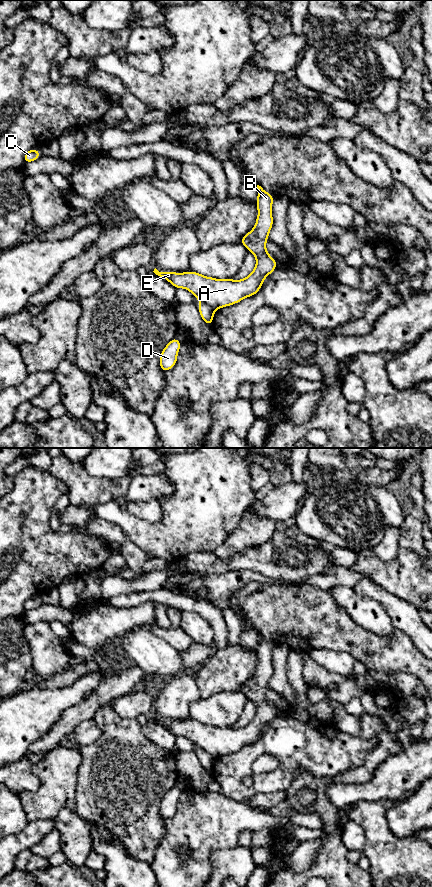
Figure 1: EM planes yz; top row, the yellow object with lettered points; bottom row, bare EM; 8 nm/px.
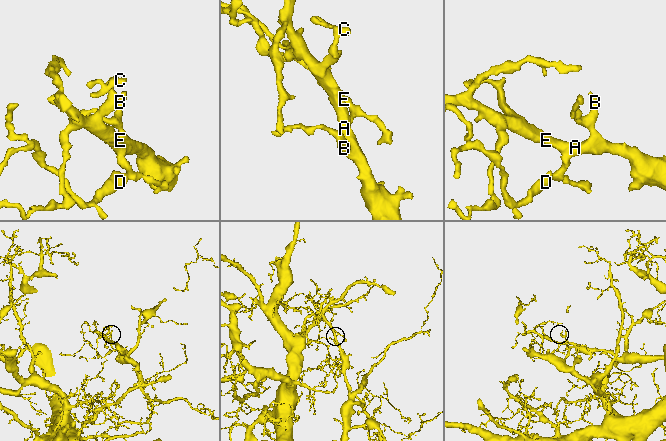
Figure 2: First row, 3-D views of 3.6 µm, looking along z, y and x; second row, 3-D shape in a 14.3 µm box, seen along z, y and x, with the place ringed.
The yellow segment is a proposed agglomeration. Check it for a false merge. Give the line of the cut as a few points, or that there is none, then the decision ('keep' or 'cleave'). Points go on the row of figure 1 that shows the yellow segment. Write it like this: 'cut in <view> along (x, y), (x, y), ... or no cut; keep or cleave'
cut in yz along (201, 301), (208, 304), (214, 310); cleave

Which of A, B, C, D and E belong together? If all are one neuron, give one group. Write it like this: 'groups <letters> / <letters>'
groups A B C E / D

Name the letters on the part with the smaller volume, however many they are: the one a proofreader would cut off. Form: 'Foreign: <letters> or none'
Foreign: D

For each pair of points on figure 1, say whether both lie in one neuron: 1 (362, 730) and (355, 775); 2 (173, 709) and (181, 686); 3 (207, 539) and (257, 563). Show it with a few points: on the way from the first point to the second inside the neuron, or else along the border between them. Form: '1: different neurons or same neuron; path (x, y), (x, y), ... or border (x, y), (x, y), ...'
1: same neuron; path (377, 734), (381, 738), (381, 751), (370, 763)
2: same neuron; path (173, 703), (173, 698), (178, 692)
3: different neurons; border (213, 551), (192, 551), (190, 553)

